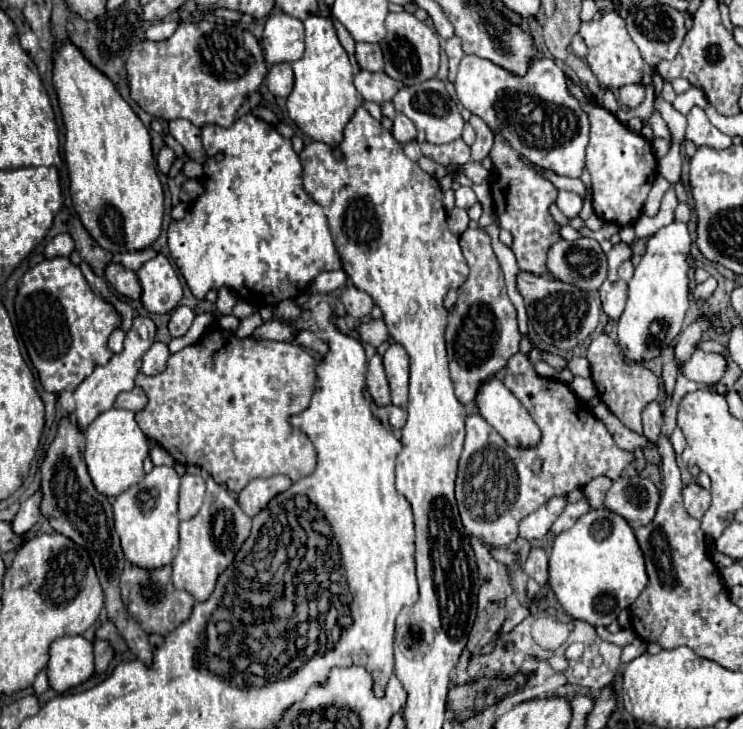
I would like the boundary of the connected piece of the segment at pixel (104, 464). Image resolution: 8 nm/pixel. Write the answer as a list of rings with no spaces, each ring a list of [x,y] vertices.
[[[110,408],[102,412],[88,428],[86,428],[86,450],[84,460],[90,472],[90,478],[98,492],[104,496],[116,498],[126,492],[130,486],[138,484],[144,478],[142,462],[148,456],[148,442],[142,430],[138,428],[134,414],[122,408]]]

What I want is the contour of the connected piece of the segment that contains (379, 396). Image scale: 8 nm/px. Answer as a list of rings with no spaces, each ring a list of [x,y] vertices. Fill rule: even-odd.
[[[374,354],[374,358],[368,362],[368,374],[366,374],[366,386],[372,396],[372,400],[378,406],[388,406],[390,404],[390,388],[388,380],[382,368],[382,356]]]

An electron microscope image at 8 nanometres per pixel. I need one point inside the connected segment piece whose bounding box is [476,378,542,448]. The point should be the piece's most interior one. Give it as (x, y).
(500, 407)

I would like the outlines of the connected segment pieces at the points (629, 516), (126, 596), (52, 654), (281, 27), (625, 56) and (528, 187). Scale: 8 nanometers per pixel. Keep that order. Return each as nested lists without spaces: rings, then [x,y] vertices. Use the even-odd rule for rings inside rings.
[[[620,476],[606,492],[604,506],[620,514],[632,530],[652,522],[656,514],[660,494],[650,478],[628,478]]]
[[[128,562],[120,576],[120,590],[122,590],[122,600],[128,608],[130,618],[134,618],[142,626],[142,630],[146,630],[148,634],[156,632],[156,634],[166,636],[168,632],[176,630],[184,620],[188,620],[192,606],[194,606],[194,598],[188,592],[176,590],[172,586],[170,566],[162,566],[156,570],[144,570]]]
[[[64,636],[54,640],[48,650],[48,682],[58,694],[80,686],[94,674],[92,642],[82,636]]]
[[[284,12],[268,16],[262,48],[268,64],[296,62],[304,56],[304,24]]]
[[[604,12],[600,20],[590,20],[582,22],[580,26],[580,36],[584,38],[588,46],[588,56],[586,62],[592,68],[594,76],[600,80],[600,84],[610,90],[604,92],[603,106],[612,113],[616,113],[619,105],[614,101],[614,90],[618,90],[624,84],[648,84],[650,82],[650,66],[642,60],[636,44],[626,32],[624,20],[616,12]]]
[[[496,132],[494,146],[488,156],[492,160],[490,188],[492,188],[492,200],[496,204],[498,226],[512,234],[510,250],[516,256],[518,268],[536,276],[544,276],[548,274],[548,268],[546,268],[548,248],[560,240],[560,234],[558,234],[560,226],[550,216],[550,206],[556,202],[558,190],[550,180],[546,180],[540,174],[540,170],[536,170],[536,166],[528,158],[516,152],[500,136],[500,132]]]

